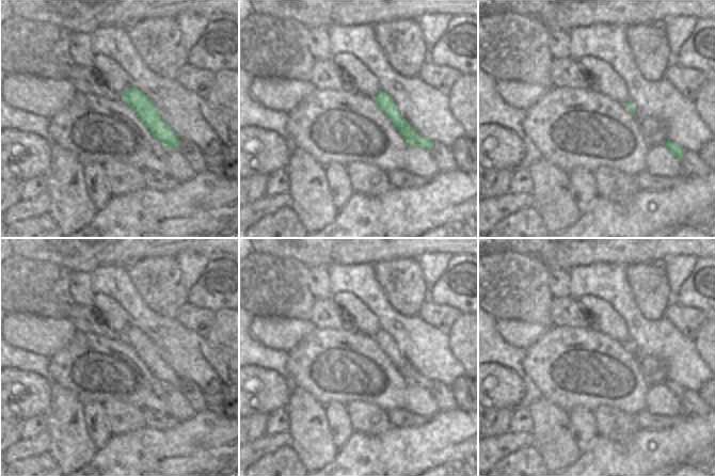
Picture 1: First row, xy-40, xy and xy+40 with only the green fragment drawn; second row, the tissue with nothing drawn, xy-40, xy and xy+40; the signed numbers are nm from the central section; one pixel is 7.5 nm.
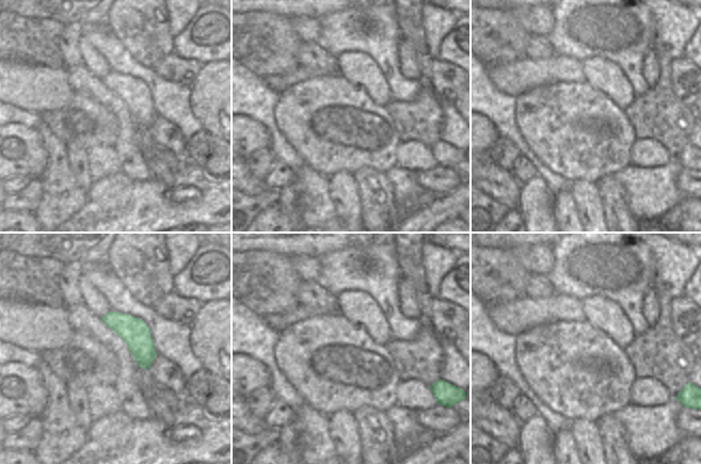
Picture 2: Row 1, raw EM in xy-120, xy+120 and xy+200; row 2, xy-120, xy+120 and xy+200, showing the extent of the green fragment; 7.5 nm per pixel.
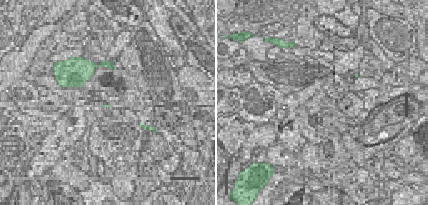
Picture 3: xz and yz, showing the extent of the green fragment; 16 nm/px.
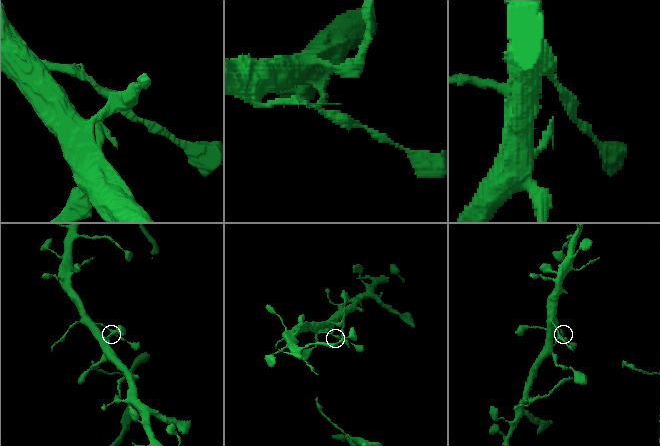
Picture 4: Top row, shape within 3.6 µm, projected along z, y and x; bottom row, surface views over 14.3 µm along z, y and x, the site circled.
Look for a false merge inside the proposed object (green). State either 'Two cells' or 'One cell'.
Two cells

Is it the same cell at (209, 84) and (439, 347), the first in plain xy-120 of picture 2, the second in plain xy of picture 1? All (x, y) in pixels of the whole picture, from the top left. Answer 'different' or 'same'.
different

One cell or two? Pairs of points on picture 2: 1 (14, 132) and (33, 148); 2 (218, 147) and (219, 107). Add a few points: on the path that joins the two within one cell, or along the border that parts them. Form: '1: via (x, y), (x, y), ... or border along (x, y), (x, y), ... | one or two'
1: via (18, 136), (29, 144) | one
2: via (219, 138), (219, 116) | one

